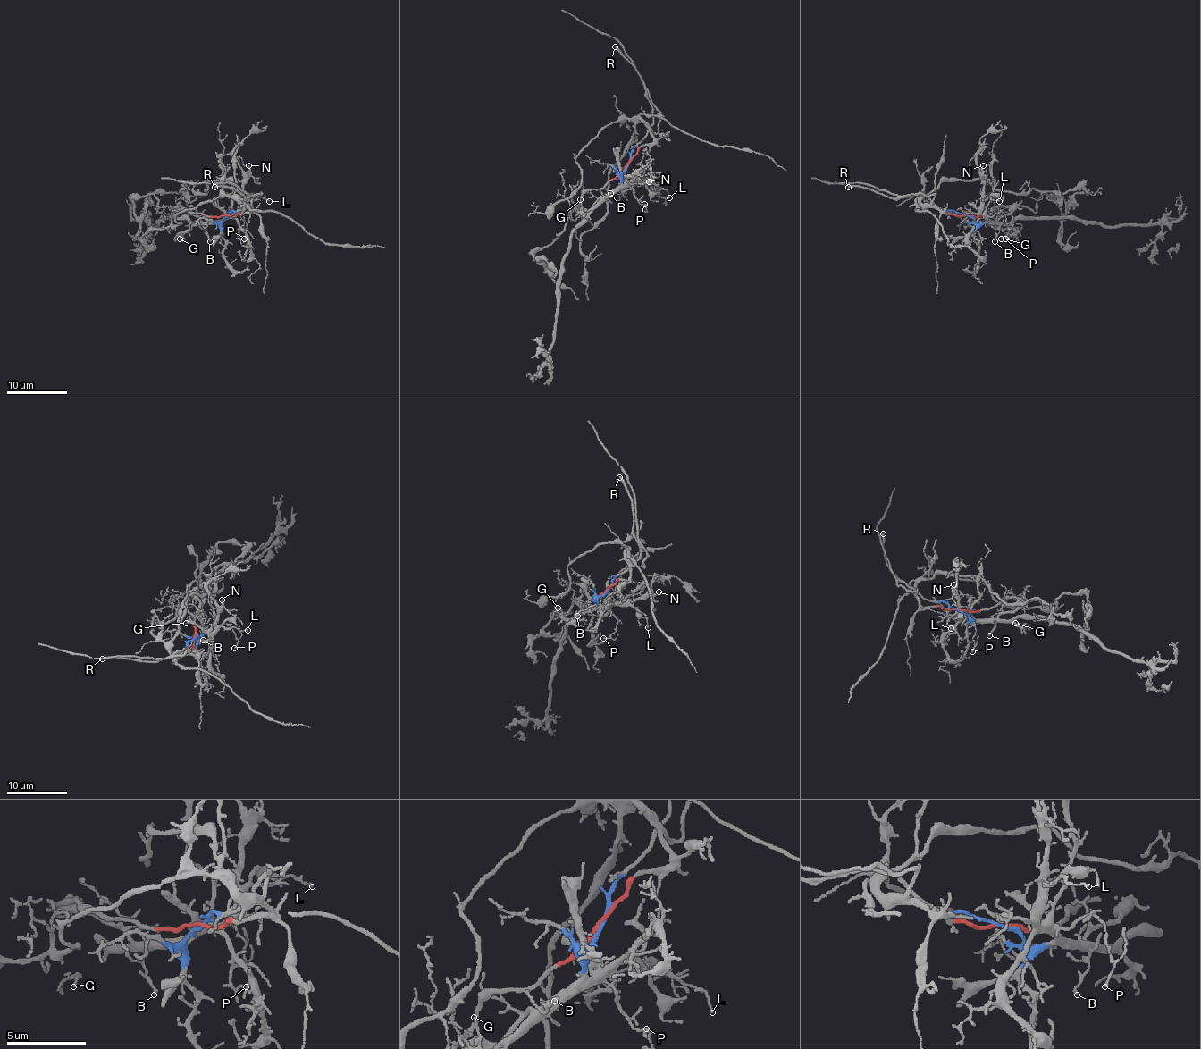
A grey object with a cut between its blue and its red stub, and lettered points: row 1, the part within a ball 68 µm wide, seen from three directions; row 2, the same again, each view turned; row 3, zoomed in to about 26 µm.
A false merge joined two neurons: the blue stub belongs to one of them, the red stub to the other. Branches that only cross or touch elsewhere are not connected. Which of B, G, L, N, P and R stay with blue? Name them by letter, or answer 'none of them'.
B, G, L, N, P, R

